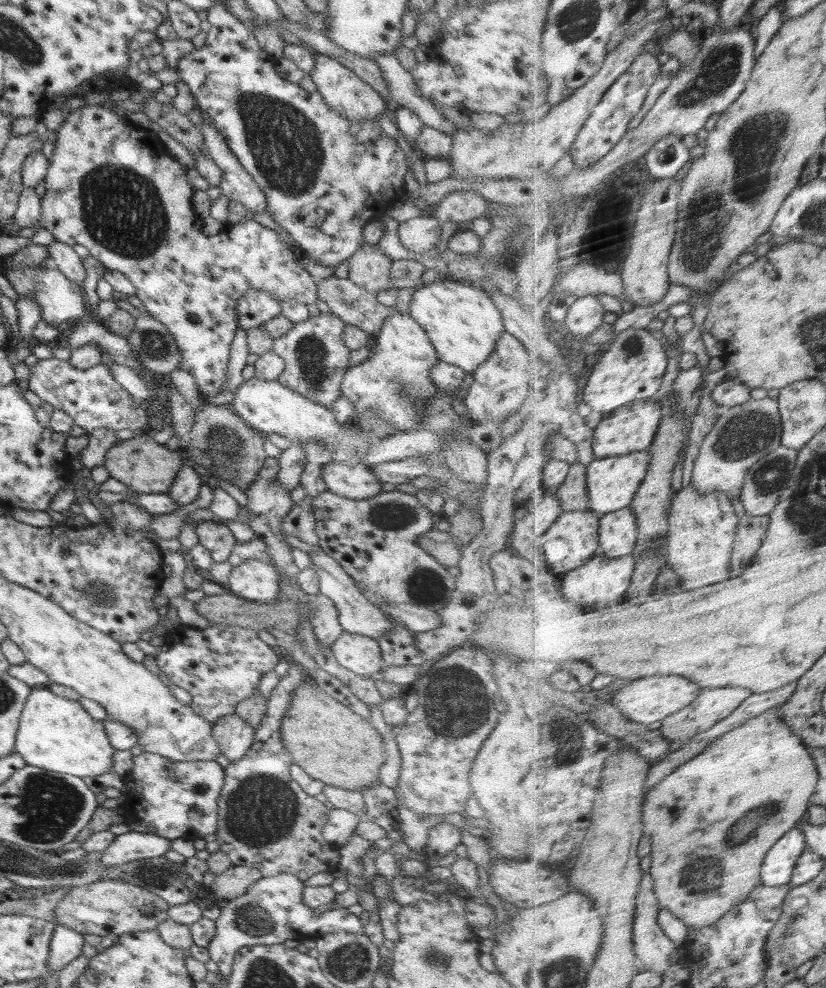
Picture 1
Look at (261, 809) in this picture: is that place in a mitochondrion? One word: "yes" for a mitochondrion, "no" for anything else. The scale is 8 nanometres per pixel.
yes

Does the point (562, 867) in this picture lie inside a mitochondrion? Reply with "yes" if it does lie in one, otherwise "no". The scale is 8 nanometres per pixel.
no

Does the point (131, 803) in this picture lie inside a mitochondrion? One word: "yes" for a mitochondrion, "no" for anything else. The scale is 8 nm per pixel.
no

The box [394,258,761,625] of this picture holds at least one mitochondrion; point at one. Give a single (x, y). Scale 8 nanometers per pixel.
(425, 586)

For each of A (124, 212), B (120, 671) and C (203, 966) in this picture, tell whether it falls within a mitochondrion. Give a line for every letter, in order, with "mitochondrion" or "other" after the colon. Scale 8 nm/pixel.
A: mitochondrion
B: other
C: other

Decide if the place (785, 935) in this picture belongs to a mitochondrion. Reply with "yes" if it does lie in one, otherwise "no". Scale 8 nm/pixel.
yes

